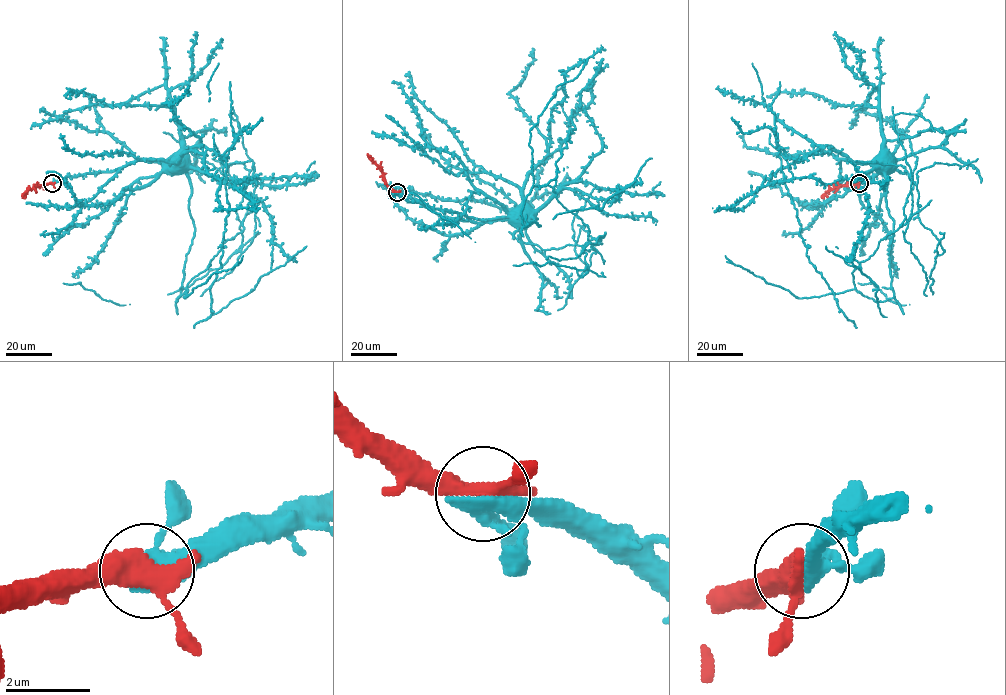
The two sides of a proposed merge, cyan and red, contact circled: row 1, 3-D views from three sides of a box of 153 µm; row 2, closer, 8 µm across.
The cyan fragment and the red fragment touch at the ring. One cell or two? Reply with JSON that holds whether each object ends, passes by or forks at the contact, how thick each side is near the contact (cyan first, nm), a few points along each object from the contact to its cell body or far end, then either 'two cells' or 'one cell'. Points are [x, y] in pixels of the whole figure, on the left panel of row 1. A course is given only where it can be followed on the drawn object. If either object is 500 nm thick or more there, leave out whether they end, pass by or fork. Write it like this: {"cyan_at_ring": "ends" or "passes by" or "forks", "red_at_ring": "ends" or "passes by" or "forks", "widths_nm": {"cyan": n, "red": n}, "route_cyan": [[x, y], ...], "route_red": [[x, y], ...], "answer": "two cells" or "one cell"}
{"cyan_at_ring": "forks", "red_at_ring": "forks", "widths_nm": {"cyan": 400, "red": 360}, "route_cyan": [[52, 183], [135, 161], [184, 172], [195, 235], [176, 302], [244, 228], [256, 181], [229, 114], [243, 132]], "route_red": [[52, 183], [34, 186], [23, 196], [25, 198]], "answer": "one cell"}

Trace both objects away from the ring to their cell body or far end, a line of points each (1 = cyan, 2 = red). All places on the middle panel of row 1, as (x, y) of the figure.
1: (397, 192), (441, 216), (540, 226), (521, 209), (547, 185), (602, 244), (580, 228), (589, 267)
2: (397, 192), (387, 184), (384, 174), (370, 156)

